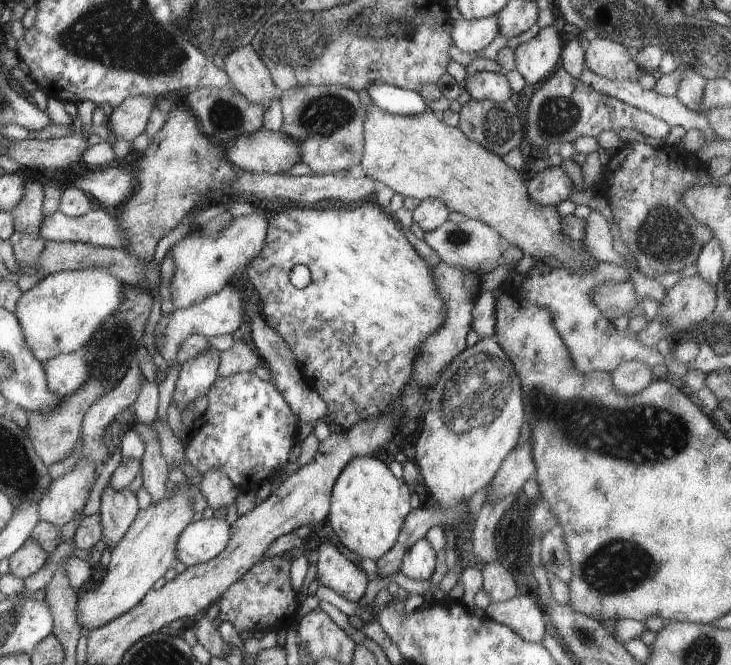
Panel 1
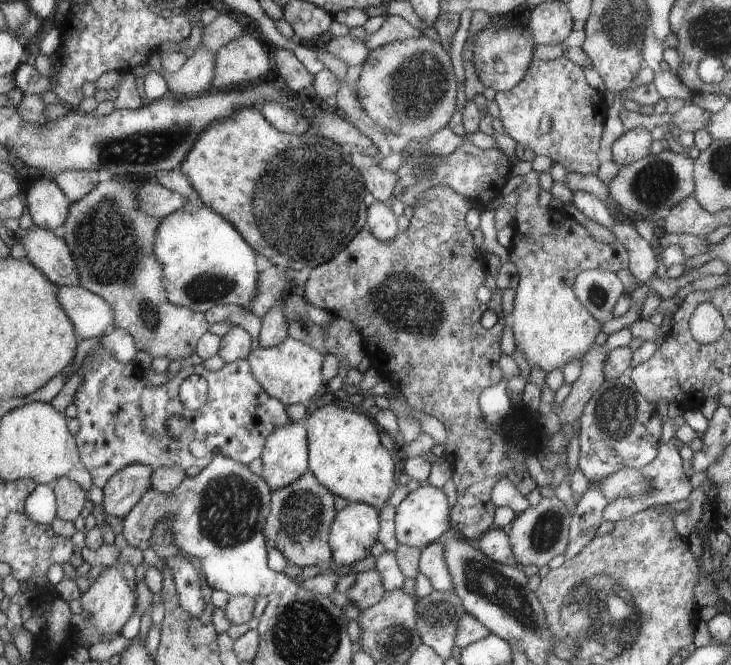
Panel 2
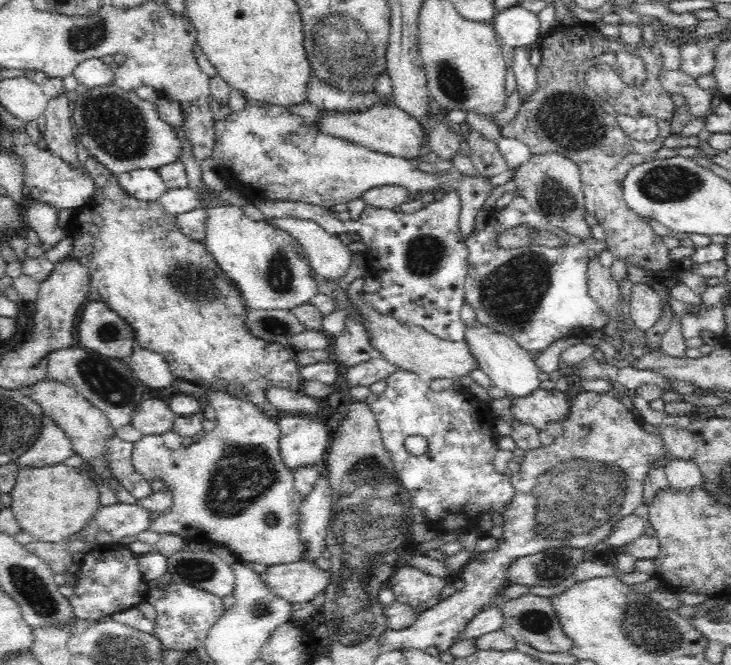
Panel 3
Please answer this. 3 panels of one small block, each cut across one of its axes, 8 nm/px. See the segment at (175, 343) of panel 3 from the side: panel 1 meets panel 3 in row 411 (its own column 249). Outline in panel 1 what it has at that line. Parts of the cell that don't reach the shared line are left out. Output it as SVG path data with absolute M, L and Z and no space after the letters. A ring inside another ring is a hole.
M362 202L362 206L354 206L354 208L324 208L322 212L312 208L284 208L280 212L270 213L270 225L267 230L267 243L264 244L264 250L260 252L260 256L252 260L245 268L244 274L252 284L253 289L257 292L261 315L264 320L284 338L286 344L290 346L292 354L299 366L299 371L303 379L310 385L322 400L328 404L328 414L326 420L337 430L350 430L354 424L366 420L368 416L378 416L378 414L386 414L390 412L392 404L396 400L400 400L400 406L403 406L404 414L402 420L398 424L397 433L402 433L405 437L410 436L417 428L419 416L424 412L426 406L426 393L428 388L420 388L416 384L416 380L412 380L412 372L415 371L416 359L420 356L420 346L424 344L424 340L428 340L428 336L432 336L446 320L447 309L444 308L443 297L440 296L439 289L436 288L436 280L432 278L432 270L428 268L428 264L416 254L416 250L410 246L410 242L406 240L406 236L400 232L400 226L388 216L384 214L382 206L374 204L374 202ZM296 264L304 264L312 276L311 282L305 288L296 288L288 274Z

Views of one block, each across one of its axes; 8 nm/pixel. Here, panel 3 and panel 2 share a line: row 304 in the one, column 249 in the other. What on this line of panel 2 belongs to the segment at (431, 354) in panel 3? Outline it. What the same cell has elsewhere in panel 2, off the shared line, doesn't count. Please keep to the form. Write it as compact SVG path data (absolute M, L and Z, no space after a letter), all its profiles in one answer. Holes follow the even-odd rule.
M286 337L278 346L268 348L254 348L247 356L251 365L251 371L256 380L262 385L268 396L281 400L284 404L298 404L298 402L310 406L310 398L318 392L322 384L322 362L324 355L308 346L306 343Z

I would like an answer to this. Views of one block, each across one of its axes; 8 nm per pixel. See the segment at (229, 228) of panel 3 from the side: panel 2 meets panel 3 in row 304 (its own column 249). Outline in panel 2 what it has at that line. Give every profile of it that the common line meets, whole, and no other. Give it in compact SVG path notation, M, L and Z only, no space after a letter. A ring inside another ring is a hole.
M202 207L197 213L173 212L161 219L155 238L153 254L163 267L163 285L167 289L170 304L205 313L215 305L238 305L244 307L253 299L261 280L256 265L258 253L244 240L235 225L215 213L210 207Z

